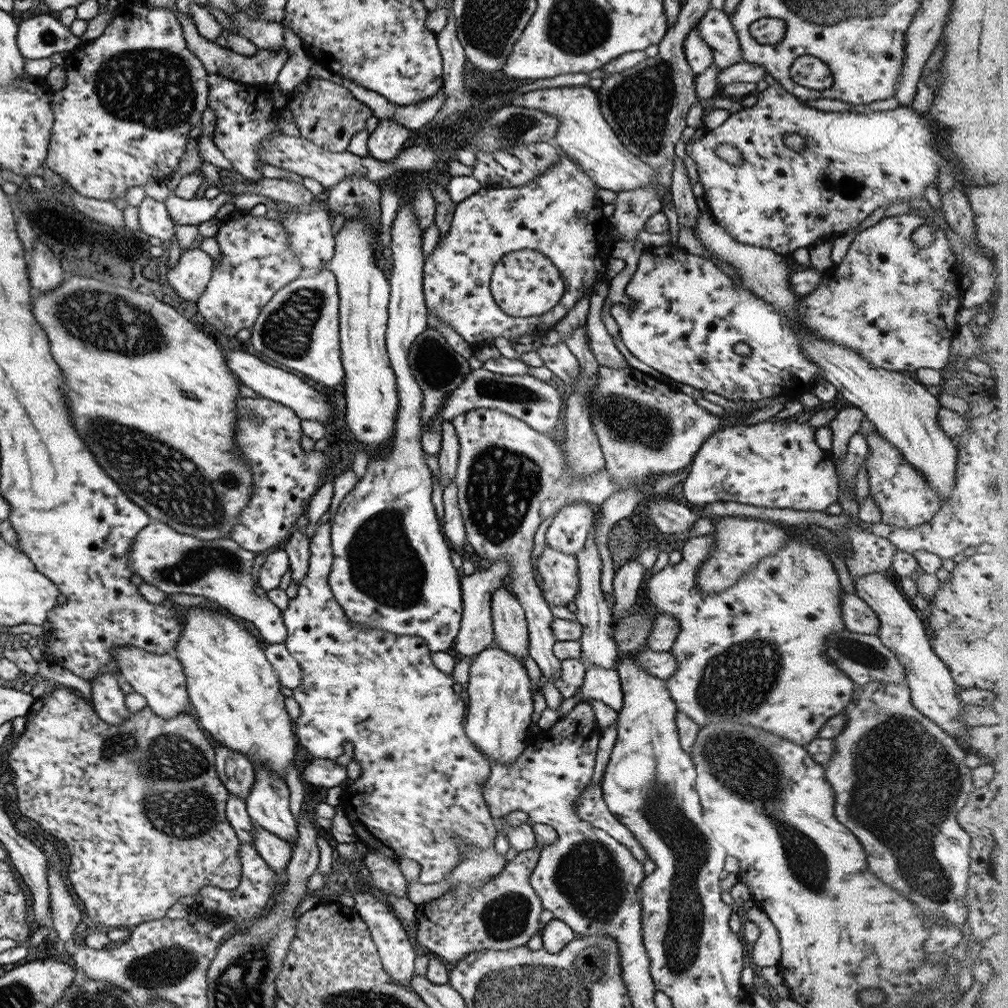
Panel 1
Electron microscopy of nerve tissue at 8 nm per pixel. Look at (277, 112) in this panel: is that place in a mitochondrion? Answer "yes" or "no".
no

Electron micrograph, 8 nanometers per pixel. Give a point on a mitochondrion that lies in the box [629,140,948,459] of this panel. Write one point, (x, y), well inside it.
(848, 187)

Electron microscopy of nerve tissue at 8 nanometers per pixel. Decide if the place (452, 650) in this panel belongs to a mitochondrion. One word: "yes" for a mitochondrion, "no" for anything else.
no

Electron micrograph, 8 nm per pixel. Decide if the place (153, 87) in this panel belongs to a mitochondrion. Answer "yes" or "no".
yes

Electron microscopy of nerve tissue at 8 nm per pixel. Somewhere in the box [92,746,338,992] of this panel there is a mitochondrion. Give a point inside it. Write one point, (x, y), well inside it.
(169, 966)

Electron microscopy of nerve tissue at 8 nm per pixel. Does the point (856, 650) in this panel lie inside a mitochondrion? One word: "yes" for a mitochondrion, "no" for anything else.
yes

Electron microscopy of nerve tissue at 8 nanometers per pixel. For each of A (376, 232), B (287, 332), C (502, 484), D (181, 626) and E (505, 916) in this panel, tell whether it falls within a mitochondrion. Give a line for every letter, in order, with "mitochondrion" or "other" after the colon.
A: other
B: mitochondrion
C: mitochondrion
D: other
E: mitochondrion

